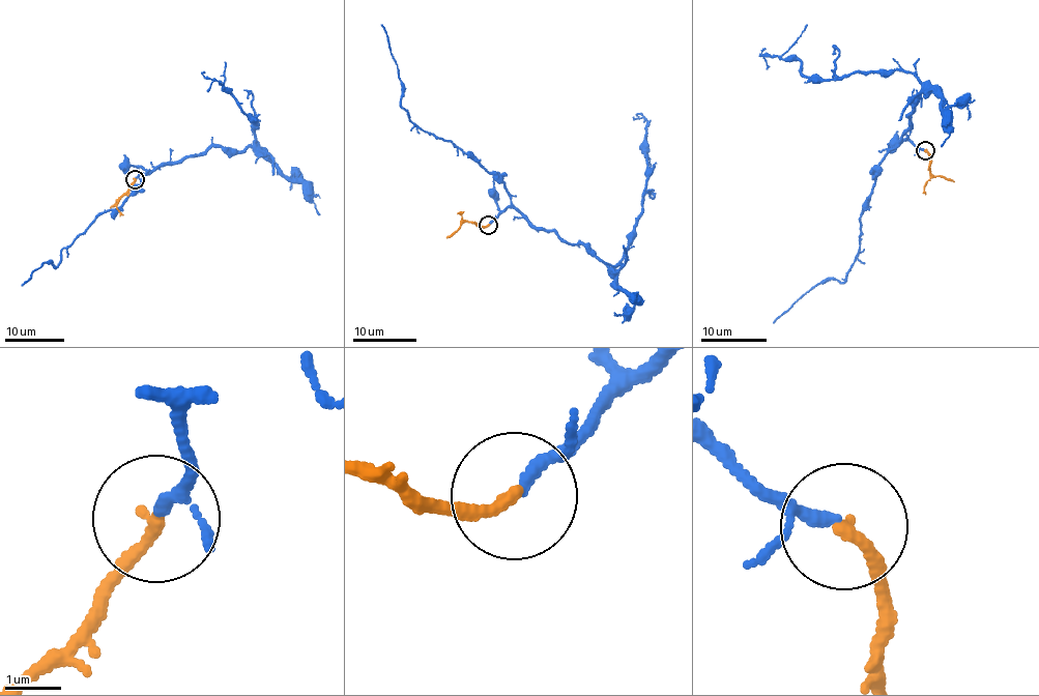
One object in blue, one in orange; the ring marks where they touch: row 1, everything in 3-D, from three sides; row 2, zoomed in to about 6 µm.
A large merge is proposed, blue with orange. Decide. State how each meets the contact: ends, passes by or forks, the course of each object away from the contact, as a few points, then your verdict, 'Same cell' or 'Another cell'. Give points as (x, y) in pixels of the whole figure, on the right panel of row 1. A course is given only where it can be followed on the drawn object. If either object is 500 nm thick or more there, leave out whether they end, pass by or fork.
At the ring blue passes by. At the ring orange ends. Course of blue: (925, 149), (899, 142), (910, 98), (923, 84), (897, 69), (812, 81), (799, 60), (781, 57), (808, 24). Course of orange: (925, 150), (930, 166), (923, 192). Same cell

